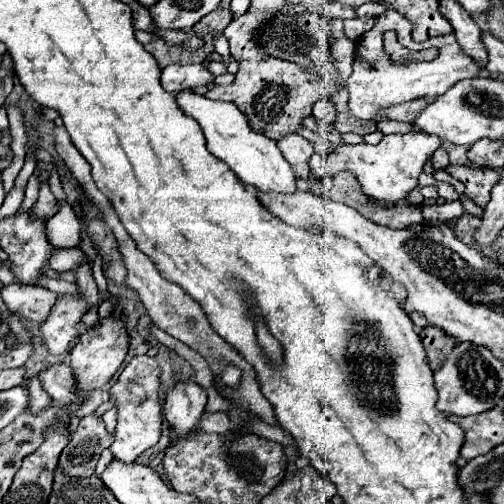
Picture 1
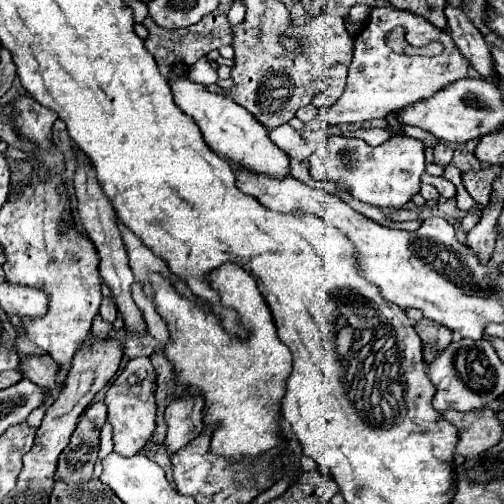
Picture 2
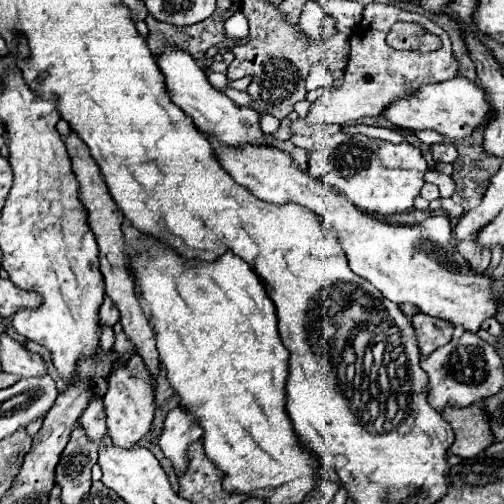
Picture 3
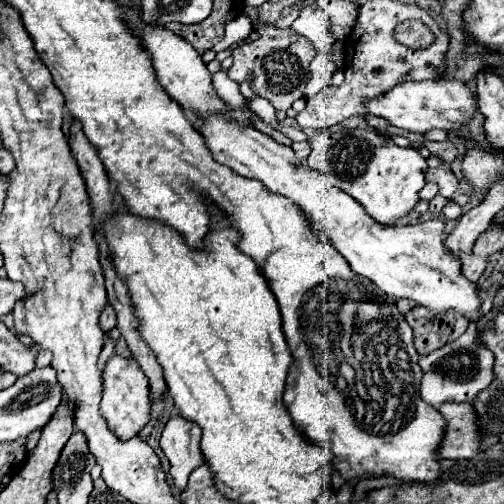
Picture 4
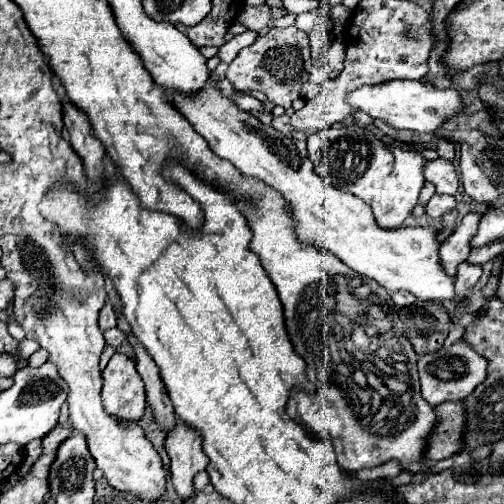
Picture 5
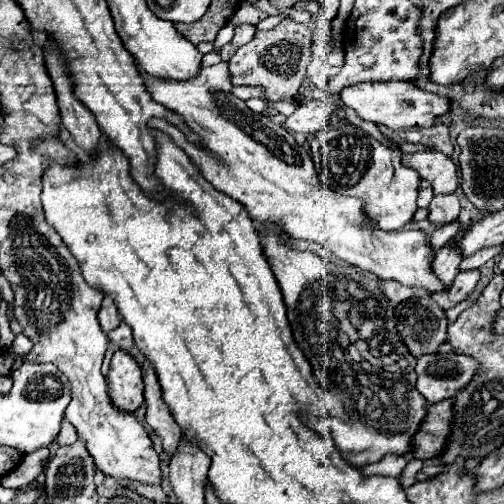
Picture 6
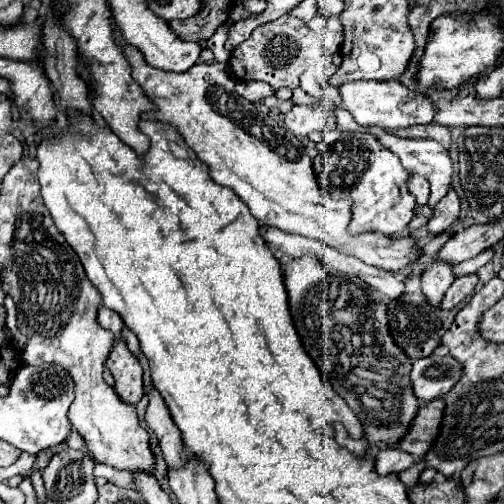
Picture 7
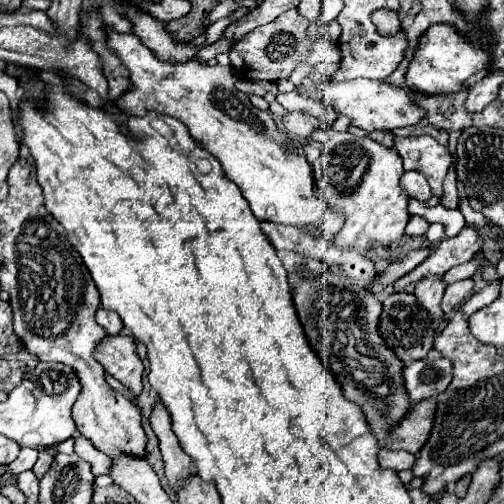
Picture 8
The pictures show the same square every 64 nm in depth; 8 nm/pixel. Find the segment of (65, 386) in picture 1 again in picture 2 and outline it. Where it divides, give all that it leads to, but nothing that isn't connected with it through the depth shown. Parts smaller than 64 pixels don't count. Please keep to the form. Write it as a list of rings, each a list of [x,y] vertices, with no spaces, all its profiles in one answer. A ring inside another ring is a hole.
[[[48,354],[46,356],[24,356],[20,360],[20,366],[18,366],[18,370],[28,380],[48,388],[50,392],[62,386],[62,382],[58,380],[58,368],[60,366]]]

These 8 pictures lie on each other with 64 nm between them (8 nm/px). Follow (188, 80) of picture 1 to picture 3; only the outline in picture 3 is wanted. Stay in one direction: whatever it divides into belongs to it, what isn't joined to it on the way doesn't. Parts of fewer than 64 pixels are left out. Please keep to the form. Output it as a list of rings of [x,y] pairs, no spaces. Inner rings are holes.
[[[200,62],[200,68],[204,68],[204,74],[208,76],[208,82],[210,82],[214,88],[218,88],[218,90],[228,88],[228,78],[226,78],[224,74],[212,72],[212,70],[210,70],[210,66],[208,66],[208,64],[204,64],[204,62]]]

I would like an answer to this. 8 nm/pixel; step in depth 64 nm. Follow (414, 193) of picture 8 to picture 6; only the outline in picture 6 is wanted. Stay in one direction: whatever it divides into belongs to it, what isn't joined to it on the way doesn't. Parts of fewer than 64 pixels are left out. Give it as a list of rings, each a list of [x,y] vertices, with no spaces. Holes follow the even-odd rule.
[[[422,180],[420,182],[420,192],[418,192],[418,206],[428,206],[430,200],[432,200],[432,196],[434,196],[432,186],[426,180]]]

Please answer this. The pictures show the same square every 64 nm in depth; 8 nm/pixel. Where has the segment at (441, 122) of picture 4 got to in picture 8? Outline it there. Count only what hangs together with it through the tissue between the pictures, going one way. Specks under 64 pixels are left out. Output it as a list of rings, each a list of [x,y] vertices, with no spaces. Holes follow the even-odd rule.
[[[352,80],[352,82],[324,82],[318,84],[318,96],[324,104],[332,106],[338,114],[344,114],[352,118],[354,126],[372,132],[372,130],[394,130],[400,126],[412,126],[424,120],[424,108],[420,108],[416,102],[410,100],[410,92],[404,88],[386,84],[386,82],[374,82],[374,80]]]

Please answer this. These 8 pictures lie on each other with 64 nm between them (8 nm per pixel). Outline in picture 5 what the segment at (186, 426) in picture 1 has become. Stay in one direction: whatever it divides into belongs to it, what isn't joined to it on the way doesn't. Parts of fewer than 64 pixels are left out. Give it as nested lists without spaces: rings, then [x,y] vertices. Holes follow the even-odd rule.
[[[178,424],[172,432],[168,432],[164,446],[172,462],[170,478],[176,492],[180,498],[190,498],[194,494],[192,478],[208,466],[208,458],[202,452],[200,434],[186,424]]]

